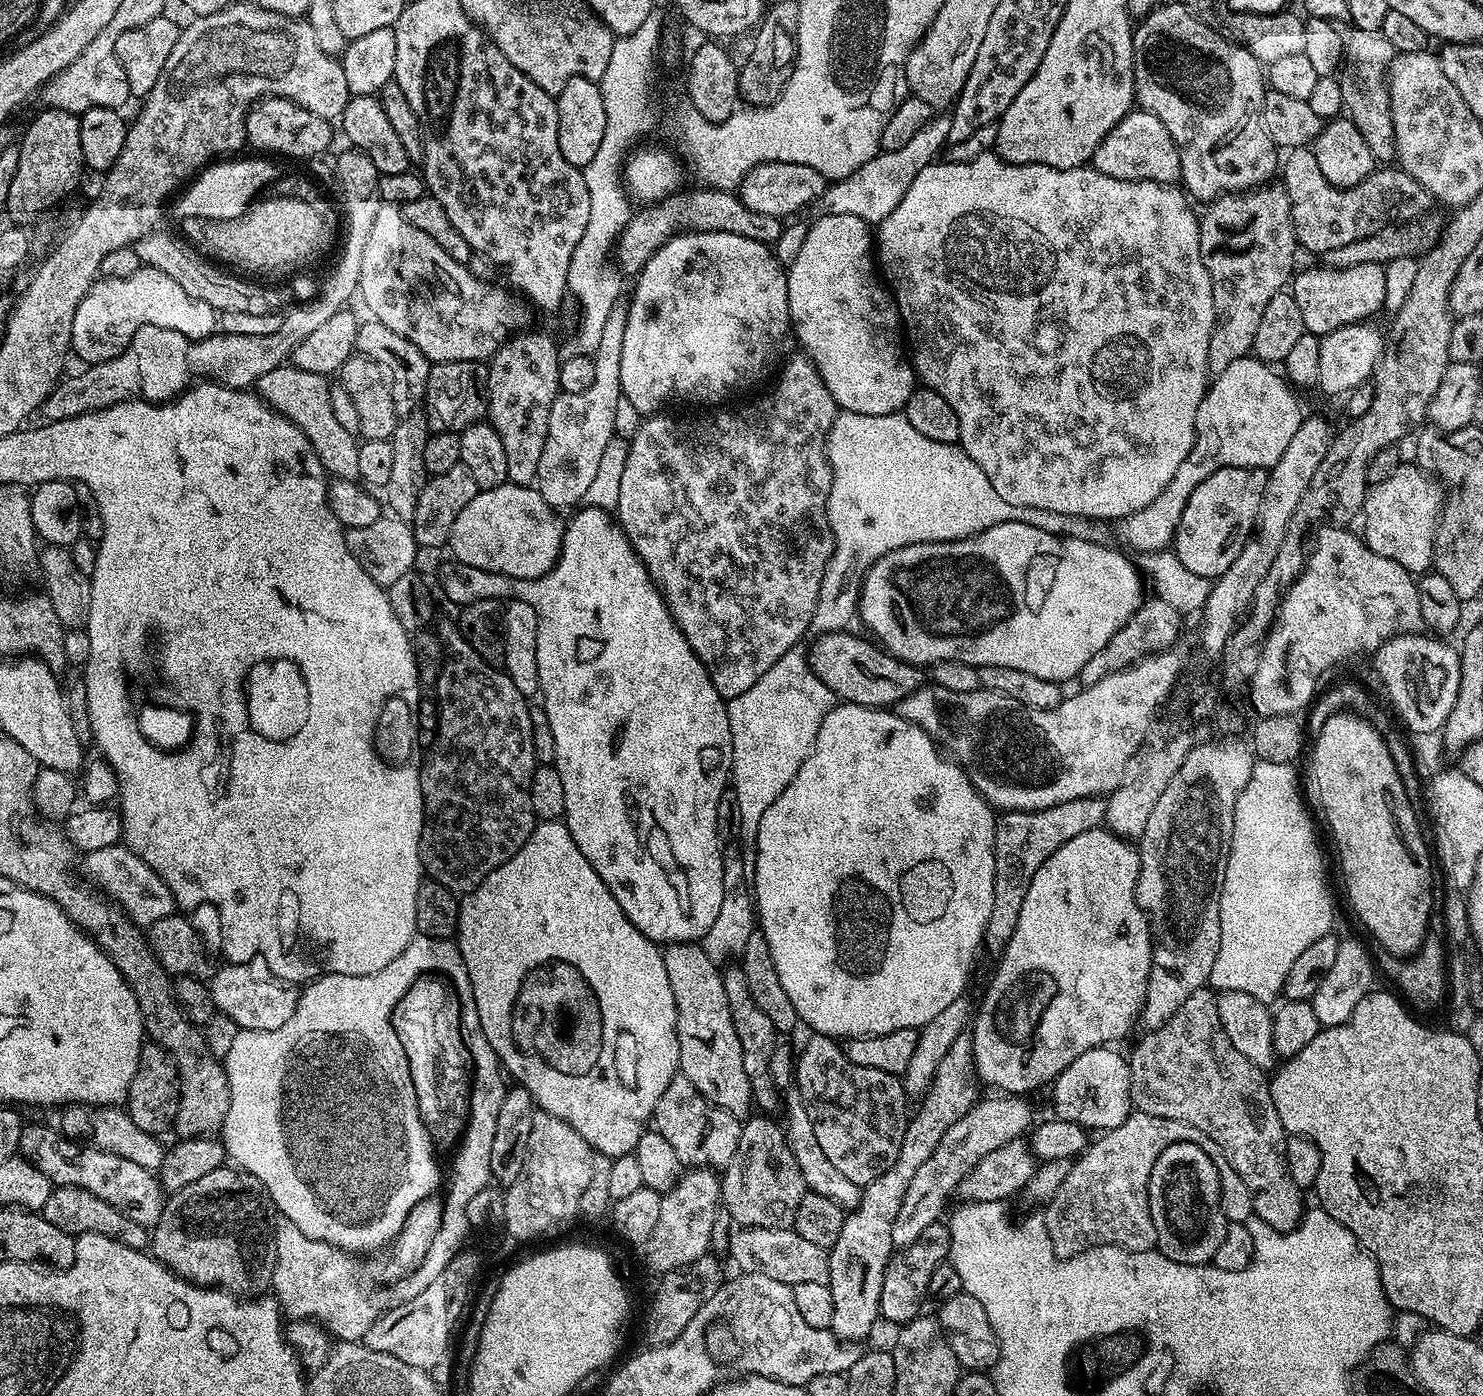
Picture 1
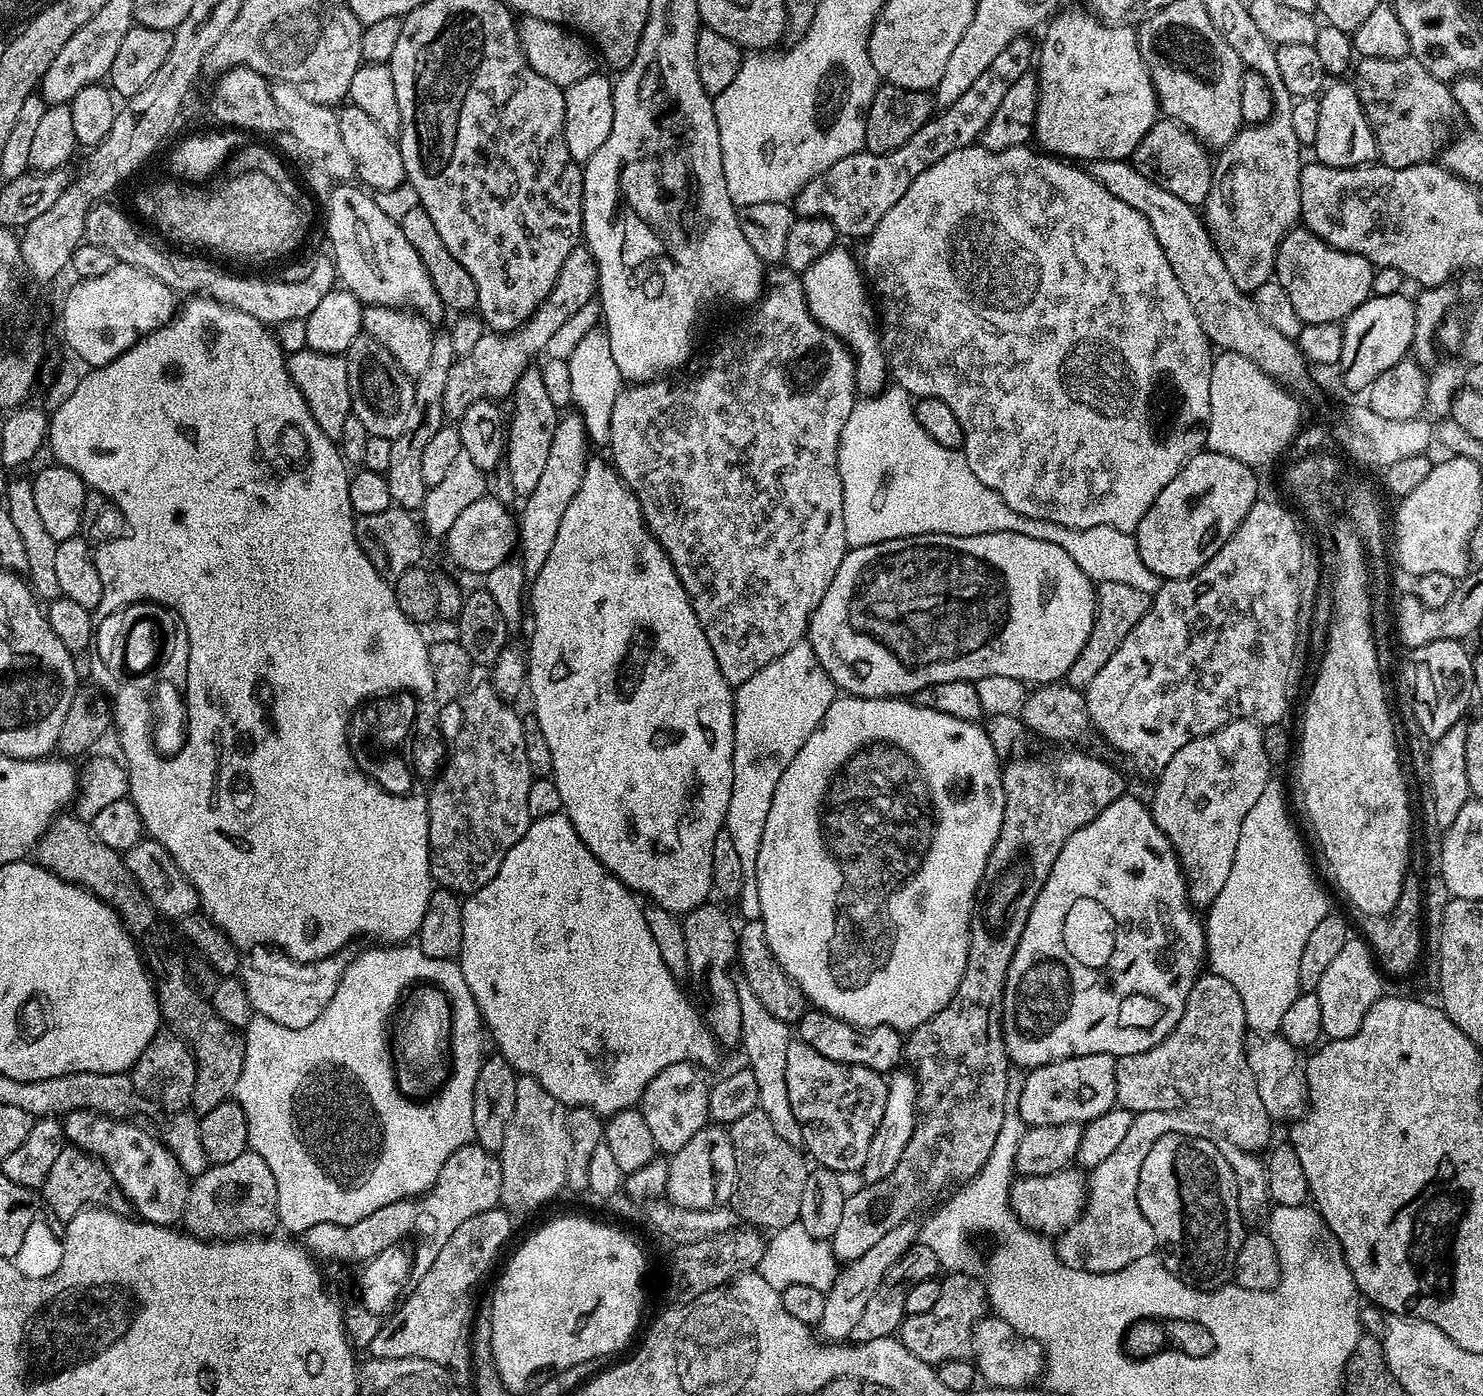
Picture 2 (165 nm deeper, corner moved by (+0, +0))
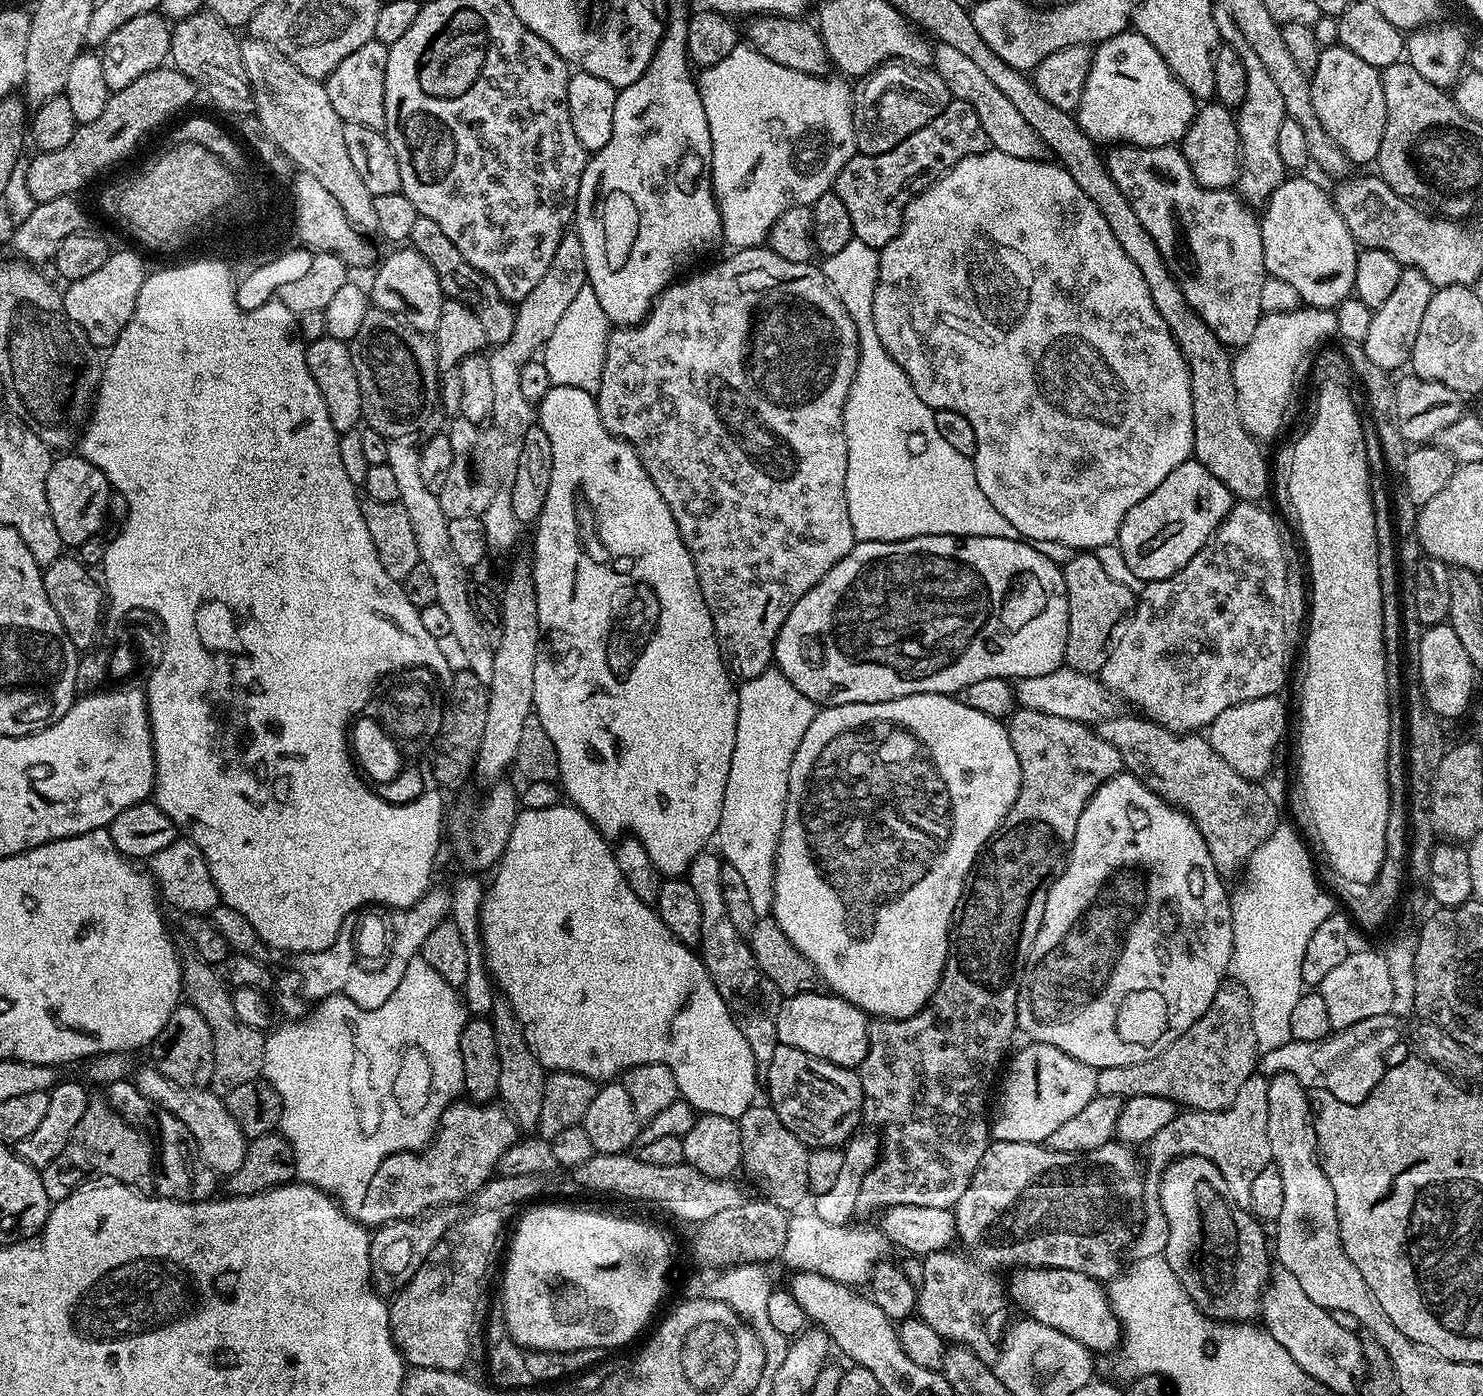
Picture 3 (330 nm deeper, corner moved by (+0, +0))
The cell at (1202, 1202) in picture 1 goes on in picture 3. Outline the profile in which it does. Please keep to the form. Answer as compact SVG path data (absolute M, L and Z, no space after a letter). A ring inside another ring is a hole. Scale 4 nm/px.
M1180 1156L1164 1169L1159 1180L1160 1212L1164 1215L1162 1224L1168 1230L1164 1257L1166 1258L1166 1262L1170 1262L1170 1270L1174 1270L1174 1274L1178 1274L1178 1282L1182 1282L1186 1294L1190 1294L1190 1298L1200 1311L1206 1313L1207 1316L1211 1316L1217 1322L1255 1321L1260 1314L1260 1295L1264 1293L1264 1287L1268 1285L1268 1274L1270 1271L1270 1263L1268 1264L1268 1256L1270 1260L1270 1244L1269 1241L1268 1244L1264 1241L1264 1232L1260 1229L1263 1228L1261 1221L1257 1220L1249 1209L1238 1206L1238 1202L1234 1202L1234 1198L1230 1198L1228 1187L1226 1186L1226 1178L1222 1178L1222 1170L1218 1170L1218 1166L1214 1166L1206 1158L1202 1158L1201 1156Z

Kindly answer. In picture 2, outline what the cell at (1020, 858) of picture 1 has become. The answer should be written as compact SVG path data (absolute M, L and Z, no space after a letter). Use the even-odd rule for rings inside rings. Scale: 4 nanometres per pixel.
M1052 751L1056 752L1050 753L1049 756L1024 756L1021 760L1012 758L1003 765L1004 813L1002 814L1002 826L1000 827L998 838L988 855L986 870L984 871L984 876L980 879L980 889L976 892L976 907L972 910L972 933L968 936L968 957L966 958L966 970L962 974L962 982L958 982L958 990L954 994L954 998L950 998L950 1002L946 1002L946 1006L942 1010L938 1010L938 1014L934 1014L932 1020L928 1020L922 1026L911 1029L906 1036L903 1055L907 1059L908 1056L912 1059L913 1066L911 1065L911 1067L918 1077L918 1087L916 1089L916 1111L918 1115L916 1125L914 1126L914 1134L910 1134L910 1142L906 1142L906 1150L902 1150L902 1158L898 1158L898 1166L894 1166L894 1170L890 1174L886 1174L886 1178L882 1178L878 1182L867 1186L860 1186L860 1189L853 1196L851 1193L845 1199L842 1206L842 1219L840 1219L838 1230L834 1230L830 1241L833 1254L836 1255L836 1259L840 1262L862 1258L862 1254L866 1254L866 1250L870 1250L870 1246L875 1246L884 1235L890 1234L890 1230L894 1230L899 1224L905 1223L911 1217L908 1215L915 1208L920 1208L927 1200L934 1199L947 1184L953 1183L952 1185L955 1185L957 1182L967 1182L974 1179L978 1174L978 1170L982 1170L986 1158L990 1158L990 1150L994 1150L994 1142L998 1138L998 1129L1002 1127L1010 1079L1010 1073L1008 1073L1010 1061L1008 1059L1008 1051L1004 1045L1004 987L1006 986L1008 967L1014 958L1014 950L1018 950L1018 942L1022 938L1022 930L1026 930L1026 918L1030 918L1030 910L1034 906L1034 902L1038 898L1038 894L1042 890L1042 886L1058 858L1058 854L1062 854L1062 846L1066 846L1066 842L1073 834L1078 830L1082 830L1082 826L1094 822L1094 818L1098 818L1098 814L1102 814L1102 810L1106 810L1106 806L1110 806L1113 802L1120 799L1121 796L1125 795L1126 792L1124 776L1114 765L1107 764L1106 761L1099 760L1096 756L1087 756L1084 752Z

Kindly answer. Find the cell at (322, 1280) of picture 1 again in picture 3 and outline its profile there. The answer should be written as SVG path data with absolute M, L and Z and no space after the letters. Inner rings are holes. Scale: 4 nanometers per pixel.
M453 1102L445 1108L427 1146L414 1152L390 1154L374 1170L358 1214L361 1224L379 1226L392 1220L412 1219L432 1208L459 1205L459 1200L475 1197L479 1188L494 1176L496 1163L518 1139L517 1122L499 1103L460 1103Z

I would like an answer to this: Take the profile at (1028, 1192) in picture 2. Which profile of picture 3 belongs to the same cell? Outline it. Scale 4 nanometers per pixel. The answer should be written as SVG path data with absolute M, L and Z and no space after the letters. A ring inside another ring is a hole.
M993 1139L989 1143L986 1154L982 1154L982 1162L978 1162L978 1170L974 1178L970 1178L970 1186L966 1186L966 1191L962 1198L954 1206L956 1218L956 1235L958 1244L964 1249L961 1252L955 1250L945 1250L930 1253L923 1257L922 1282L918 1285L916 1294L916 1312L919 1319L926 1322L926 1326L931 1326L933 1330L938 1330L938 1334L946 1342L953 1345L968 1348L982 1362L995 1366L1000 1353L1000 1341L1004 1339L1006 1329L1009 1327L1008 1308L1010 1309L1010 1297L1006 1291L1006 1284L996 1277L996 1272L992 1268L1010 1268L1009 1270L1021 1270L1025 1268L1061 1268L1062 1270L1081 1271L1082 1274L1089 1275L1090 1278L1101 1282L1108 1282L1121 1271L1120 1255L1125 1255L1126 1249L1132 1243L1133 1236L1141 1227L1140 1219L1144 1216L1144 1176L1142 1164L1136 1161L1136 1156L1131 1147L1119 1142L1109 1142L1106 1146L1098 1146L1098 1150L1089 1152L1059 1152L1044 1144L1031 1144L1030 1142L1006 1142L1005 1140Z

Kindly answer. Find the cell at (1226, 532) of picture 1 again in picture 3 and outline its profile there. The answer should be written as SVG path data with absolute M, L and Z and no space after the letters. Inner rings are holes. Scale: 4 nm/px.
M1194 458L1187 460L1185 464L1179 464L1166 478L1133 506L1130 514L1122 518L1118 547L1122 558L1126 558L1126 566L1138 574L1138 578L1145 582L1149 580L1165 580L1170 578L1216 532L1220 524L1227 518L1228 511L1234 503L1232 491L1206 466L1202 466Z

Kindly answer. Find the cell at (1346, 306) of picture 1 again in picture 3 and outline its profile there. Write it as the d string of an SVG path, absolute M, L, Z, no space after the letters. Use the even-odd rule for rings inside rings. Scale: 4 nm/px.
M1300 174L1285 178L1278 186L1278 190L1270 194L1268 203L1263 205L1259 222L1264 270L1268 276L1282 278L1282 282L1298 290L1301 305L1336 310L1345 299L1353 295L1356 286L1358 245L1350 234L1346 222L1342 222L1342 214L1338 214L1331 195L1327 191L1324 193L1314 181L1303 180L1304 178Z

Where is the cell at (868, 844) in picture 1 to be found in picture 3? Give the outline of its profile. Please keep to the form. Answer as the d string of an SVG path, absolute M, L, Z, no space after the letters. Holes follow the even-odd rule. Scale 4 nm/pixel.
M923 692L913 696L903 696L890 702L878 702L877 704L843 704L842 706L824 706L819 709L810 722L810 730L802 734L802 742L798 742L798 750L790 762L788 771L788 801L784 811L784 825L782 834L778 842L776 851L776 866L774 868L774 898L772 899L771 919L778 922L782 934L794 942L794 946L801 954L814 966L817 977L829 984L831 991L835 995L841 996L846 1002L858 1006L862 1011L867 1012L869 1017L883 1018L886 1020L901 1020L907 1016L912 1016L915 1012L921 1012L928 999L934 994L934 990L940 981L940 975L944 969L944 963L948 957L948 929L952 926L952 915L956 912L956 906L960 902L960 895L964 889L964 881L968 878L968 871L976 865L976 860L980 856L988 839L1002 826L1006 814L1010 814L1010 806L1018 798L1020 789L1020 767L1018 766L1018 754L1014 754L1014 746L1008 737L1008 729L1000 720L990 718L978 710L970 710L959 698L952 694L941 694L939 692Z

